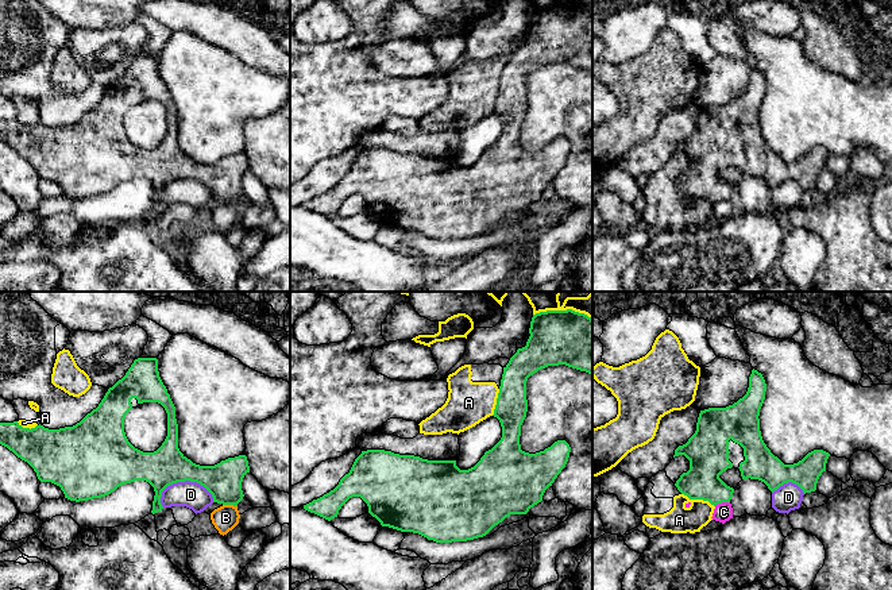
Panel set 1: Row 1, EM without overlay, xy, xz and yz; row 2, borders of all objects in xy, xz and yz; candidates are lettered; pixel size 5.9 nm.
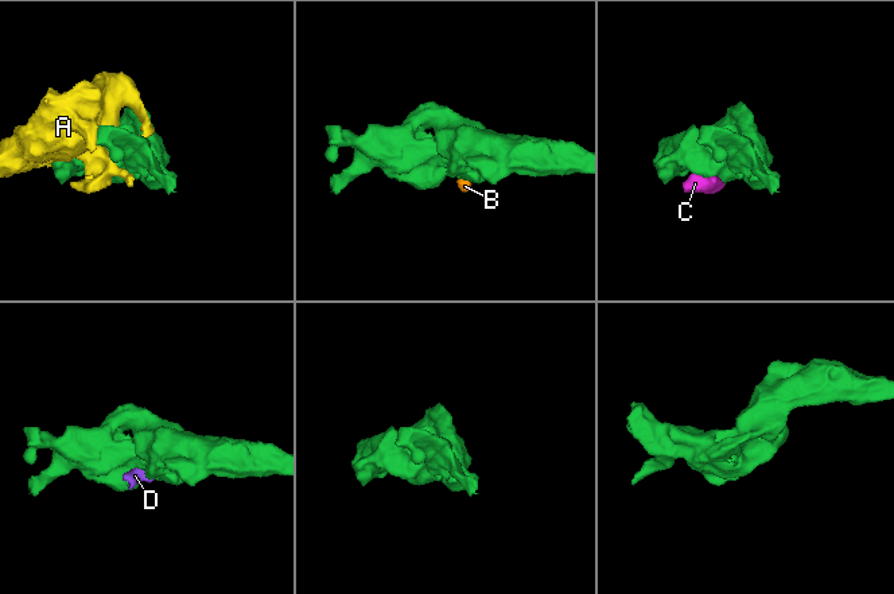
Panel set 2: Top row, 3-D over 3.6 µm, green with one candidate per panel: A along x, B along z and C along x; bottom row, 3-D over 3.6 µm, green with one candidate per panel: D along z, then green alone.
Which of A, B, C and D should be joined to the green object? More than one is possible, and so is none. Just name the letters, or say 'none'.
none

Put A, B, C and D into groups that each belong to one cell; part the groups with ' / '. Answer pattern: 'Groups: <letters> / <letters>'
Groups: A / B D / C

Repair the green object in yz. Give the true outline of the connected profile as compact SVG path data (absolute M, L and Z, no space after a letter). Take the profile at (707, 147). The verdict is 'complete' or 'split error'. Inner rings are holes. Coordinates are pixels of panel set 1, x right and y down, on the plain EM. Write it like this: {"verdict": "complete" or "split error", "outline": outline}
{"verdict": "split error", "outline": "M752 68L746 92L726 105L708 105L700 108L696 128L683 143L675 147L675 154L684 153L690 158L690 167L676 178L677 188L690 197L708 198L711 203L730 200L734 186L727 184L719 173L727 166L738 166L742 177L758 177L773 190L784 181L798 182L803 190L816 188L816 181L830 154L823 147L808 150L793 162L784 162L775 154L762 138L760 128L760 107L765 97L766 81L761 70Z"}

